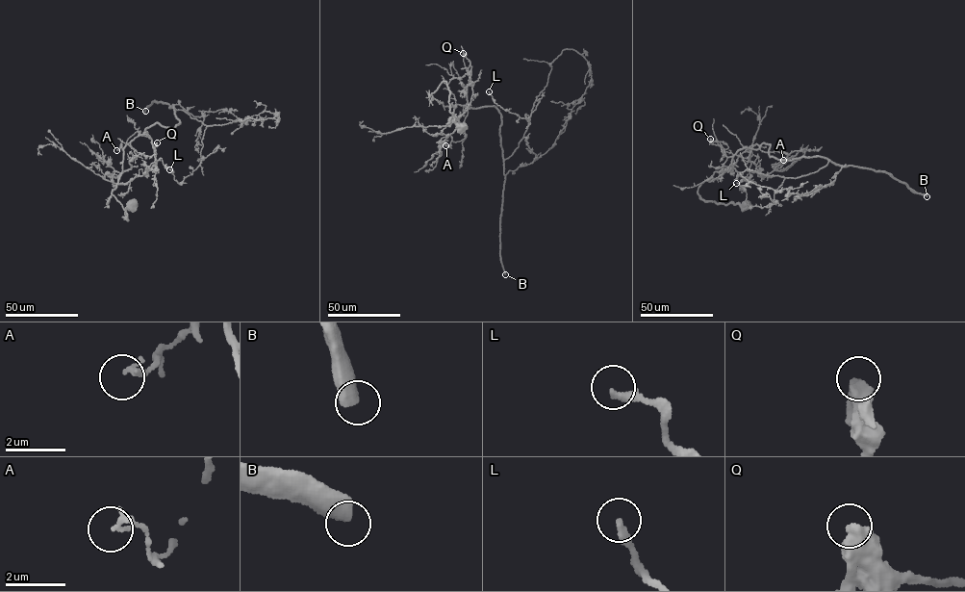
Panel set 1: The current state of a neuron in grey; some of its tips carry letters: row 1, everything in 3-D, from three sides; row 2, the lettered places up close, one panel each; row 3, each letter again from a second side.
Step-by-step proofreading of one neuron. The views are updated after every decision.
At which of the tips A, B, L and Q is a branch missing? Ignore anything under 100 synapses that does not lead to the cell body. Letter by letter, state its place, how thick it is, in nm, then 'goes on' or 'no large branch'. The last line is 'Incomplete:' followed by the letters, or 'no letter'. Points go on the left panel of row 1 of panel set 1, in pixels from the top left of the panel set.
A: at (116, 150); 200 nm thick; no large branch
B: at (145, 111); 600 nm thick; goes on
L: at (169, 169); 280 nm thick; no large branch
Q: at (157, 142); 550 nm thick; no large branch
Incomplete: B

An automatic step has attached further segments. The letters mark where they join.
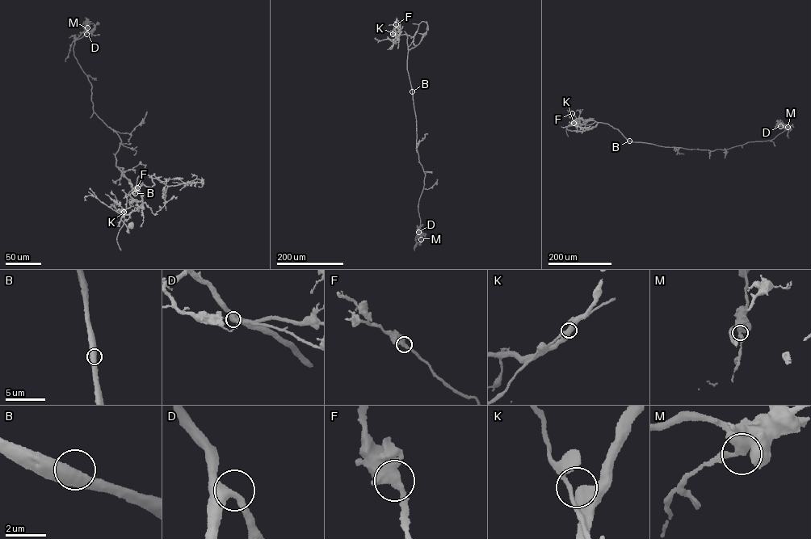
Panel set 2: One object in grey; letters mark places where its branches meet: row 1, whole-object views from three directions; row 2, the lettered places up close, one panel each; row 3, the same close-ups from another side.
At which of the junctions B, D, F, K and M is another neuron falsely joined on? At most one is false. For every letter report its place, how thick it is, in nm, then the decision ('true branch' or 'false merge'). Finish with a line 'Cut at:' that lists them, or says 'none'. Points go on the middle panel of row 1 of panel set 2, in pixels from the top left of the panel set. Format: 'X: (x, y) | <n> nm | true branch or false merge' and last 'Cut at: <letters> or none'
B: (412, 91) | 500 nm | true branch
D: (418, 232) | 460 nm | true branch
F: (396, 24) | 500 nm | true branch
K: (392, 34) | 480 nm | true branch
M: (421, 239) | 480 nm | true branch
Cut at: none

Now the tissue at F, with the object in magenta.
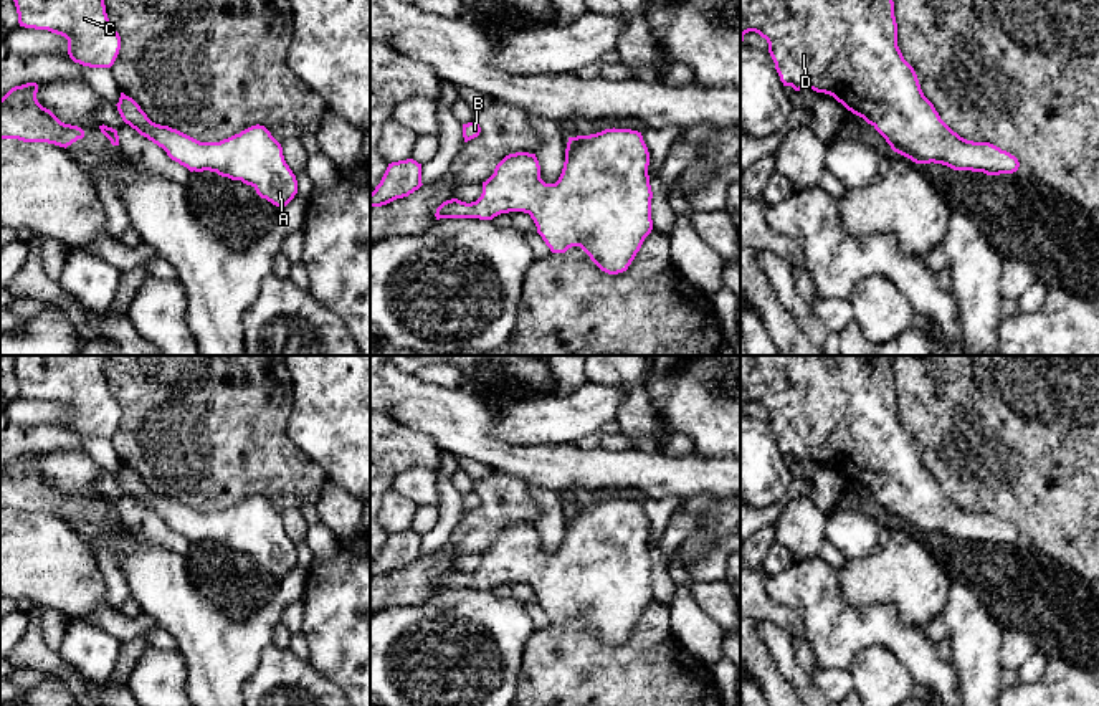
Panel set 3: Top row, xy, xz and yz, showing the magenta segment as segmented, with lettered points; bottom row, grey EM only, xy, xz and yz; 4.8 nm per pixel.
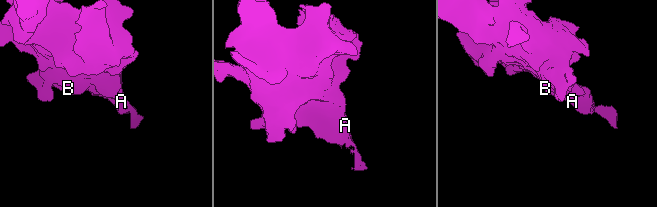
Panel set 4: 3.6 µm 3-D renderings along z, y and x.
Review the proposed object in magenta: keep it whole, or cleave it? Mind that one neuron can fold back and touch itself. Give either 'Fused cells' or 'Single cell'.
Single cell

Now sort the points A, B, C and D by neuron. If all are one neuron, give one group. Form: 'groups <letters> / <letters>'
groups A B C D

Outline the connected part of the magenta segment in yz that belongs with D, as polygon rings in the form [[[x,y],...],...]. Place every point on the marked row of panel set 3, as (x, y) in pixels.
[[[740,0],[740,41],[749,31],[767,40],[783,86],[833,96],[912,162],[987,175],[1018,170],[1020,162],[1010,152],[990,142],[967,141],[940,119],[897,46],[892,0]]]

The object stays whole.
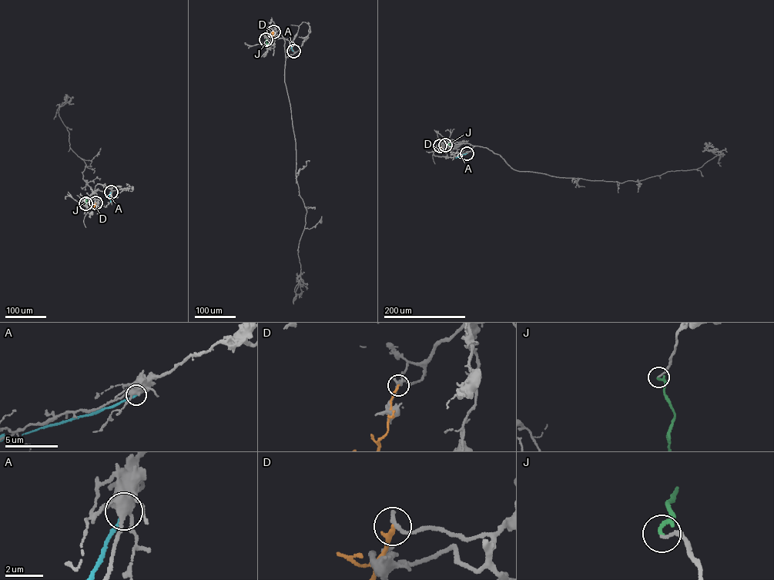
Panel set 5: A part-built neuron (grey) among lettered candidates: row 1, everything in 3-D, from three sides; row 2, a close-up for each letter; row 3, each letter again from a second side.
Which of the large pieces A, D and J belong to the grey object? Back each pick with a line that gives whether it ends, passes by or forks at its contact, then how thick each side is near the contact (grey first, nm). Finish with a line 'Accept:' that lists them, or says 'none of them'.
J: it ends there; 160 nm thick on the grey side, 180 nm on the other
Accept: J

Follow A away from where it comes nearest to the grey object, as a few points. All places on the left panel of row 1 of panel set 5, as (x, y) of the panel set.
A: (110, 192), (110, 202)

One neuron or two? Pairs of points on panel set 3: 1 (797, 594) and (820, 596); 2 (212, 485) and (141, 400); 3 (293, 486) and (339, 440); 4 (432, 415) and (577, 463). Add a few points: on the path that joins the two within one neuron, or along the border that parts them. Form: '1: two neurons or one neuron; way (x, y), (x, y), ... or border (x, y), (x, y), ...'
1: one neuron; way (802, 594), (815, 596)
2: one neuron; way (204, 463), (162, 422)
3: two neurons; border (288, 435), (324, 470), (328, 478)
4: one neuron; way (468, 432), (485, 448), (503, 457), (541, 463)

